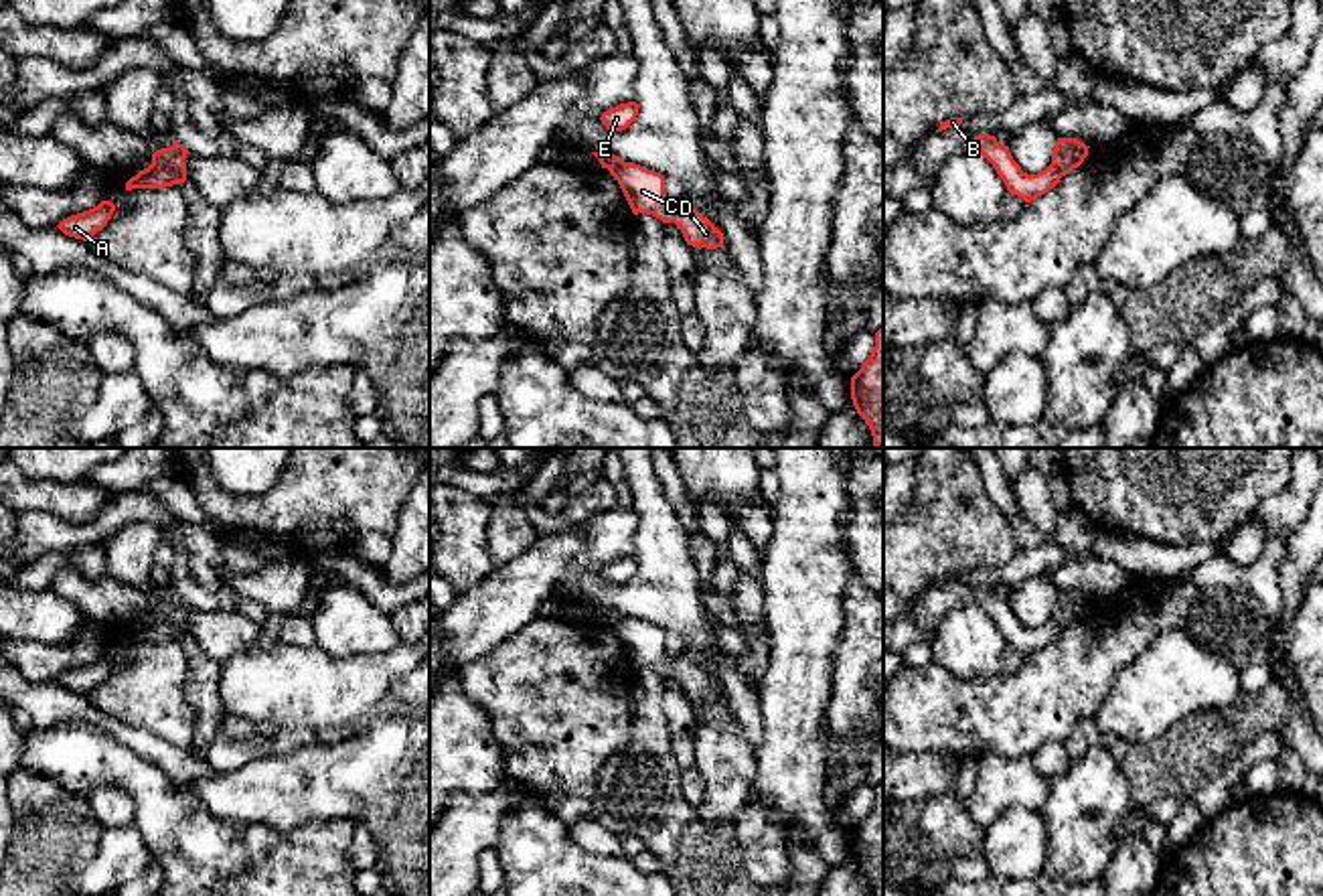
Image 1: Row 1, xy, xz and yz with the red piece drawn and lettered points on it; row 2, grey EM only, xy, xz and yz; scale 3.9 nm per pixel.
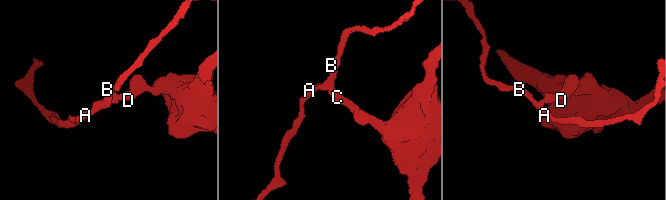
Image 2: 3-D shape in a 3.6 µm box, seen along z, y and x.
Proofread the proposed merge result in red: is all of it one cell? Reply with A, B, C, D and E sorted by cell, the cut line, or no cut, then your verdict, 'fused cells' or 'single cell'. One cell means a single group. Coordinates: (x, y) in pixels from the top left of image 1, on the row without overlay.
groups A B E / C D; cut xy (152, 615), (167, 621), (181, 635); fused cells

